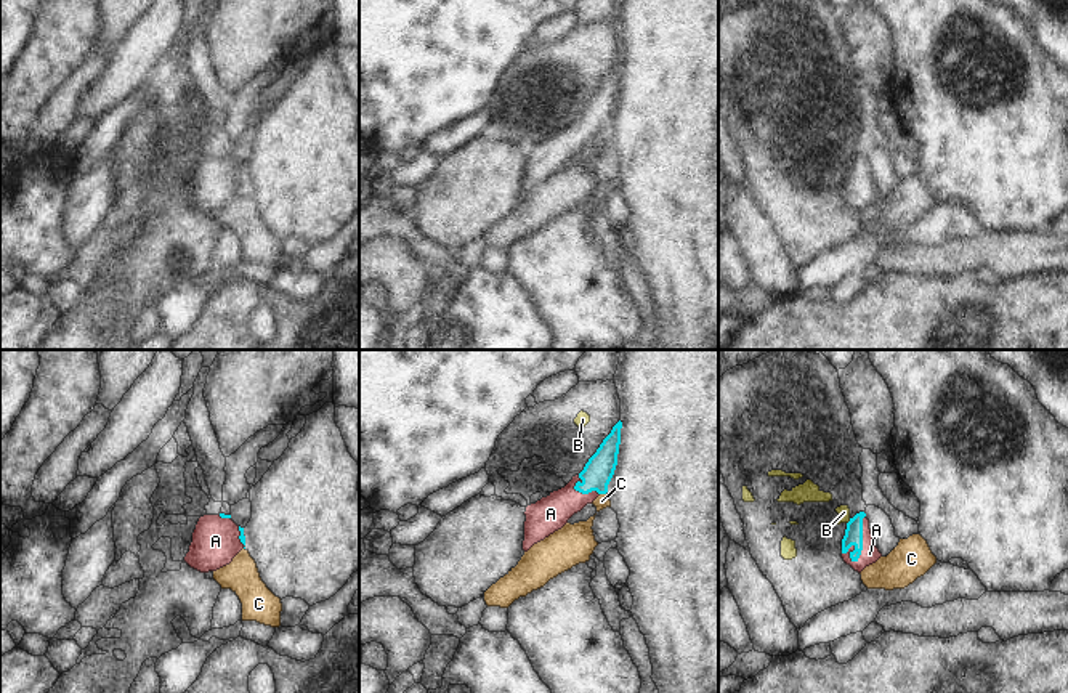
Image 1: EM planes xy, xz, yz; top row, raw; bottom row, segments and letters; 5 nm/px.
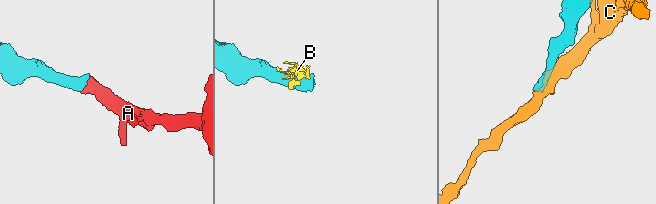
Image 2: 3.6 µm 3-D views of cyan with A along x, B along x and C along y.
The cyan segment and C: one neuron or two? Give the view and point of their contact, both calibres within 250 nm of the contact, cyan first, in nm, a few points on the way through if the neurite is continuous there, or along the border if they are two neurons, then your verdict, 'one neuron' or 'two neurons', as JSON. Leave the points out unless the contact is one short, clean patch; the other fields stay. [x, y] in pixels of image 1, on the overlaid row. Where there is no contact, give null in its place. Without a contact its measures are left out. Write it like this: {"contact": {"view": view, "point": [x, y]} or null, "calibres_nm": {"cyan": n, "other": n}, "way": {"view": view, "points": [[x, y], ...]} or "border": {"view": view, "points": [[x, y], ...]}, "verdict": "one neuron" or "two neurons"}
{"contact": {"view": "xz", "point": [603, 493]}, "calibres_nm": {"cyan": 150, "other": 70}, "border": {"view": "xz", "points": [[600, 493], [605, 494]]}, "verdict": "two neurons"}

